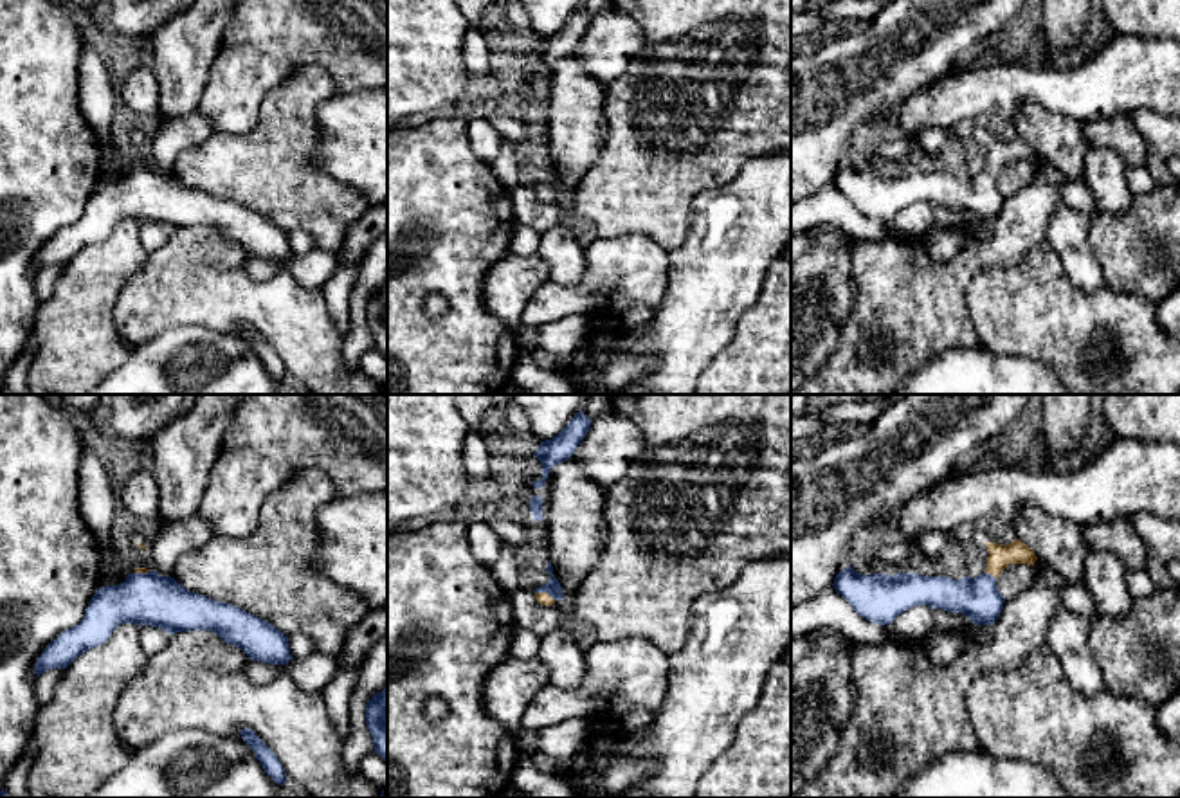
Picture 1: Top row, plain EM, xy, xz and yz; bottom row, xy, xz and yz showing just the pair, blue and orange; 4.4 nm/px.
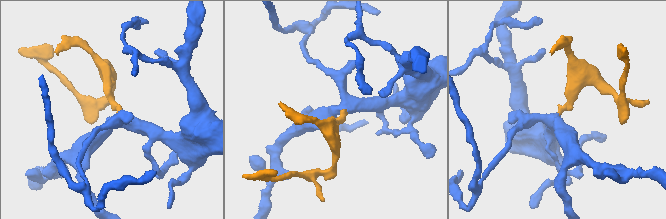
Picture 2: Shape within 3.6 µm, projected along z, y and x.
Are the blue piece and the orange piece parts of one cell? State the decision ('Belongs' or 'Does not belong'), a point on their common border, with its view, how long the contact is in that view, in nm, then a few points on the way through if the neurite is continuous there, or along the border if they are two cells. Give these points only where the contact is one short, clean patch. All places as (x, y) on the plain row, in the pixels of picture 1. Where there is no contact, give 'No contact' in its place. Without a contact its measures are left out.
Belongs. Touches blue at yz (991, 172). Shared border 60 nm. Path across: yz (979, 195), (991, 172), (1009, 150), (1016, 148)

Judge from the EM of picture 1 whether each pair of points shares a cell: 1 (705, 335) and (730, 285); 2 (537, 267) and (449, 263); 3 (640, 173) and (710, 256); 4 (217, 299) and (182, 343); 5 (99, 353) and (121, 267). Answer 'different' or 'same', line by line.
1: same
2: different
3: different
4: different
5: same

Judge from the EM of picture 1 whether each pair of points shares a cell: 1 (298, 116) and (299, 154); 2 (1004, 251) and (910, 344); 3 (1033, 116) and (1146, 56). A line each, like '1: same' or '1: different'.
1: same
2: same
3: different

